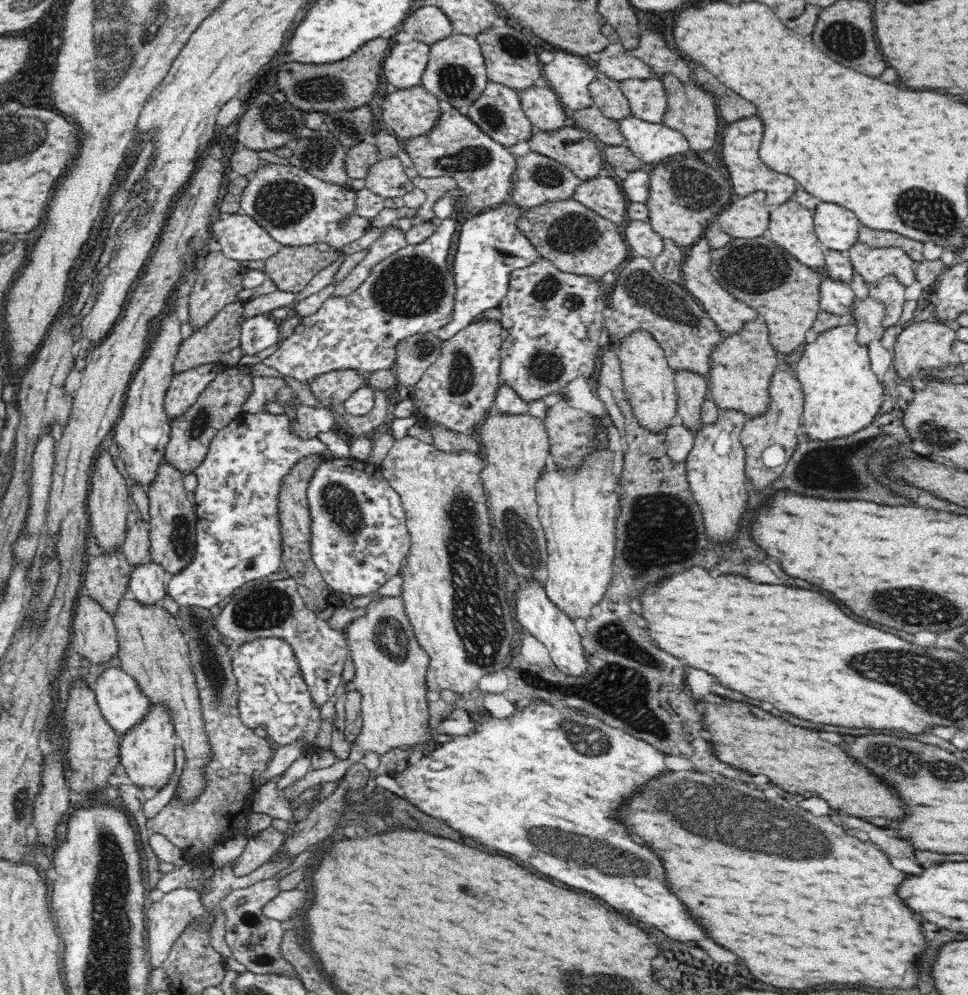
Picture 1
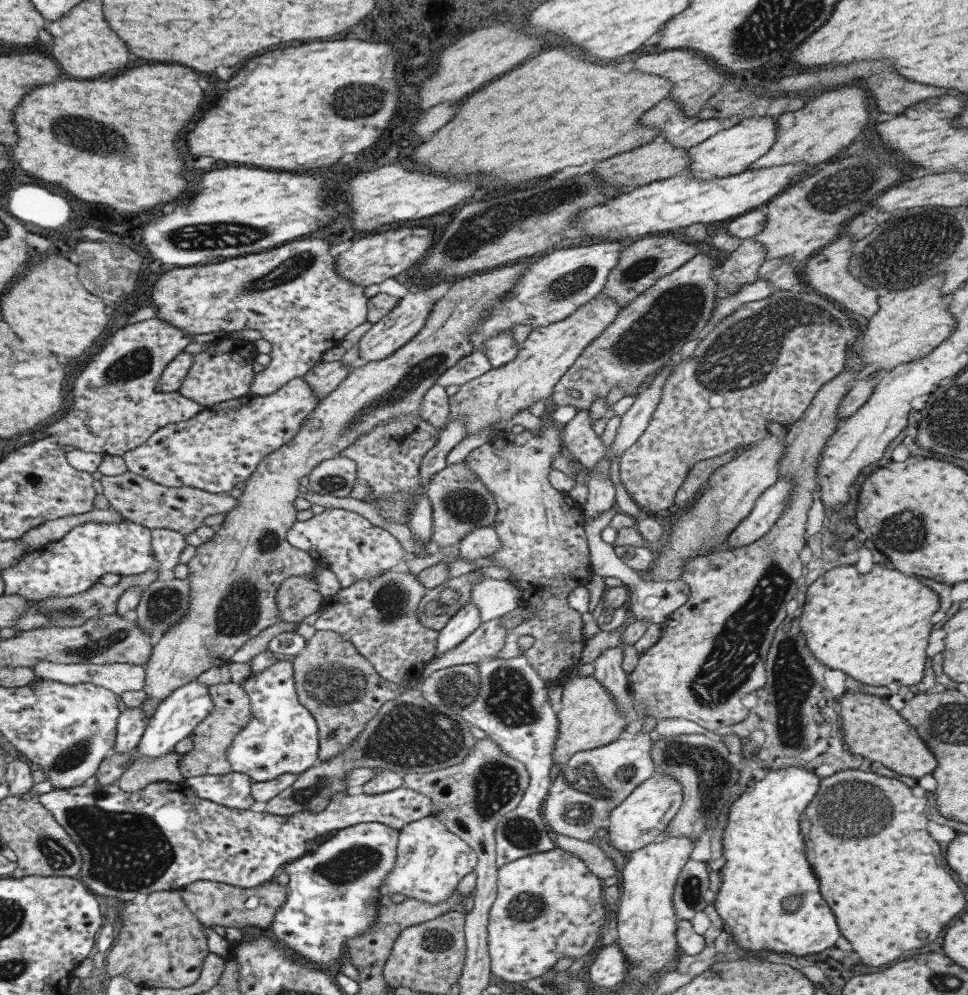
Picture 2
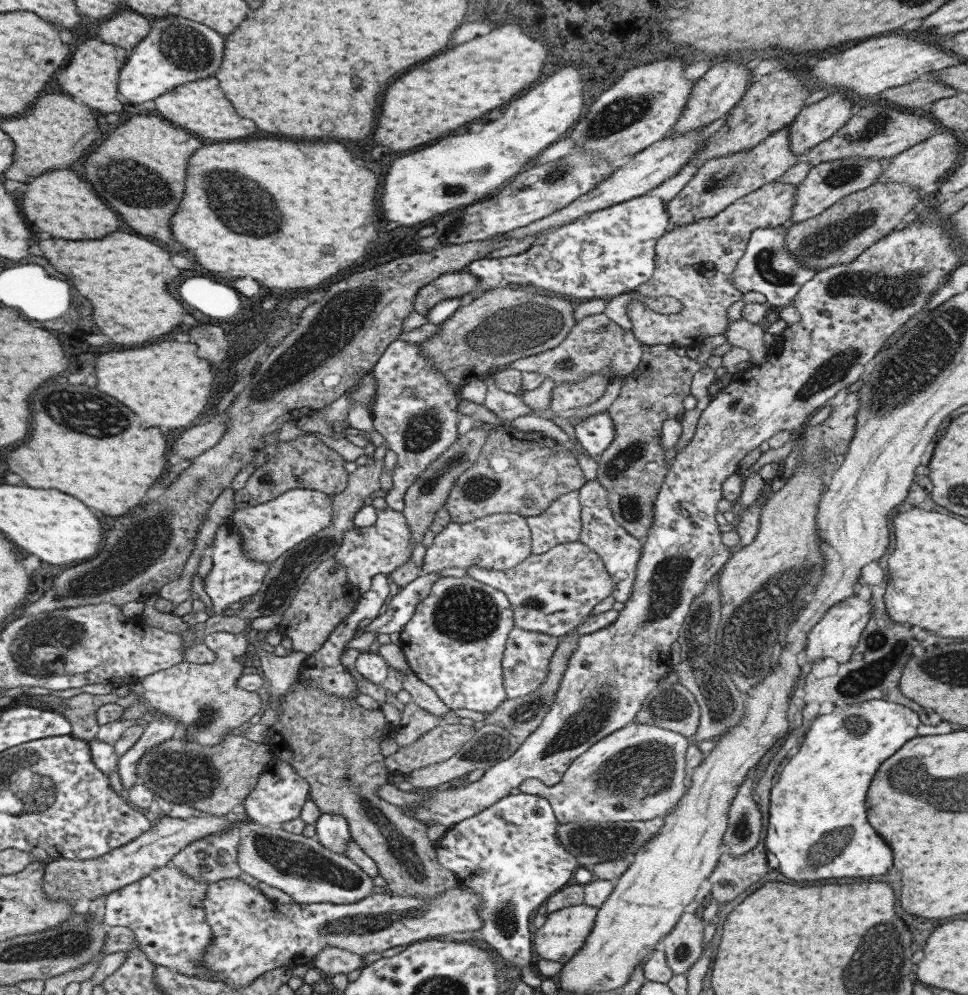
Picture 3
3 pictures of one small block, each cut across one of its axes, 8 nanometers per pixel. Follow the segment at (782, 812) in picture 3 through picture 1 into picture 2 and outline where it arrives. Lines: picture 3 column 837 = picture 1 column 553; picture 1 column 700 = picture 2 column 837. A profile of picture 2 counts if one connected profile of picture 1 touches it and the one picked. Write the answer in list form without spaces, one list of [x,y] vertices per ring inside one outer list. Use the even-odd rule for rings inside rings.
[[[801,766],[769,771],[729,806],[721,838],[723,872],[719,892],[713,897],[717,914],[739,948],[803,956],[833,946],[839,936],[835,918],[817,892],[799,834],[799,816],[819,783],[813,771]]]

